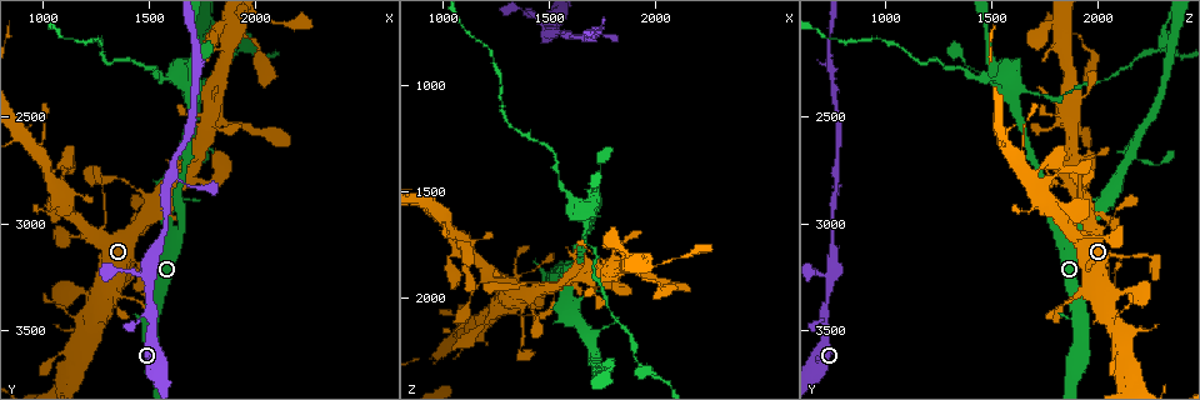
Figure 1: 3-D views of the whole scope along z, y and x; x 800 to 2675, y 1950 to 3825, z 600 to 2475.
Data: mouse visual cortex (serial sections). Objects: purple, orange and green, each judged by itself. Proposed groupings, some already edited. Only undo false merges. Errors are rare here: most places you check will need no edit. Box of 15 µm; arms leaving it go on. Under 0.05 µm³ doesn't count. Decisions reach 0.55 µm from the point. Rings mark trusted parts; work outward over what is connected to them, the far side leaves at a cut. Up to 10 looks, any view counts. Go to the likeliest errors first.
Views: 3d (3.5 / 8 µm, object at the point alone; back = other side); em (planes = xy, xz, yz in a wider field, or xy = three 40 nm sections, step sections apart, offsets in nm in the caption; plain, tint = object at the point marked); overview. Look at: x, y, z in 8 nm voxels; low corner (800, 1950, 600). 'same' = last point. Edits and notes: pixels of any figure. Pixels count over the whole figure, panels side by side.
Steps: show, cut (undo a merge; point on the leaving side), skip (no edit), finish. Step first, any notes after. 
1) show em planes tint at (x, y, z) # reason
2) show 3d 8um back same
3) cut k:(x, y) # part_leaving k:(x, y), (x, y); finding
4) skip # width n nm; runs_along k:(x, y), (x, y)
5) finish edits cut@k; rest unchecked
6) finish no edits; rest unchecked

show 3d 8um at (1660, 2240, 1580) # sharp bend

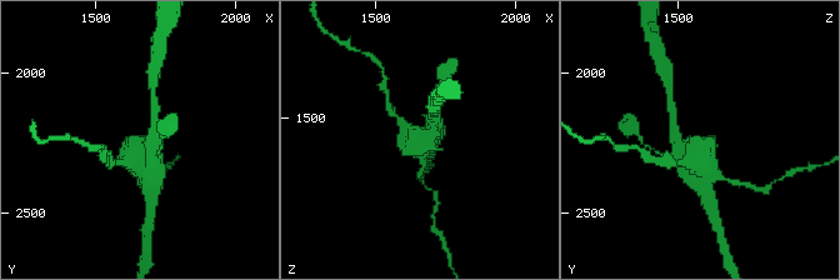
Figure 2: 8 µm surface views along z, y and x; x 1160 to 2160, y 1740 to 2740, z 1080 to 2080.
show 3d 3.5um at (1650, 2250, 1570) # closer look

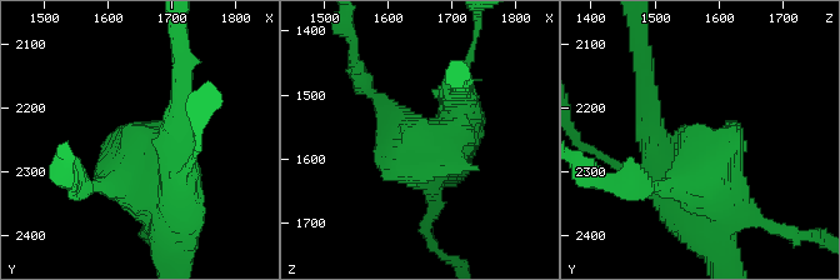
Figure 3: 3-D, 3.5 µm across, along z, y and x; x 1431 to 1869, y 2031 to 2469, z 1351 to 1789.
show em planes tint at (1645, 2255, 1570)

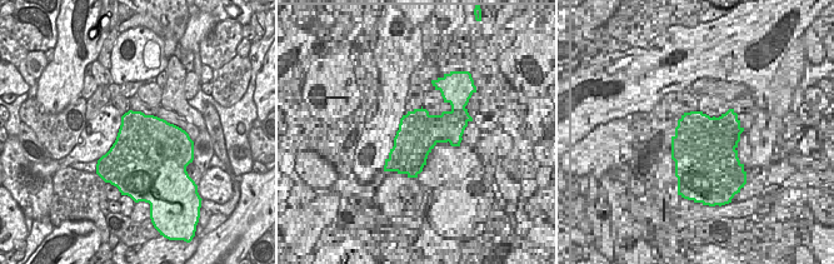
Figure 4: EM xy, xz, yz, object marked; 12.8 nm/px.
cut 3:(725, 193) # two cells meet here

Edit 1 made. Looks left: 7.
show overview # see it whole again

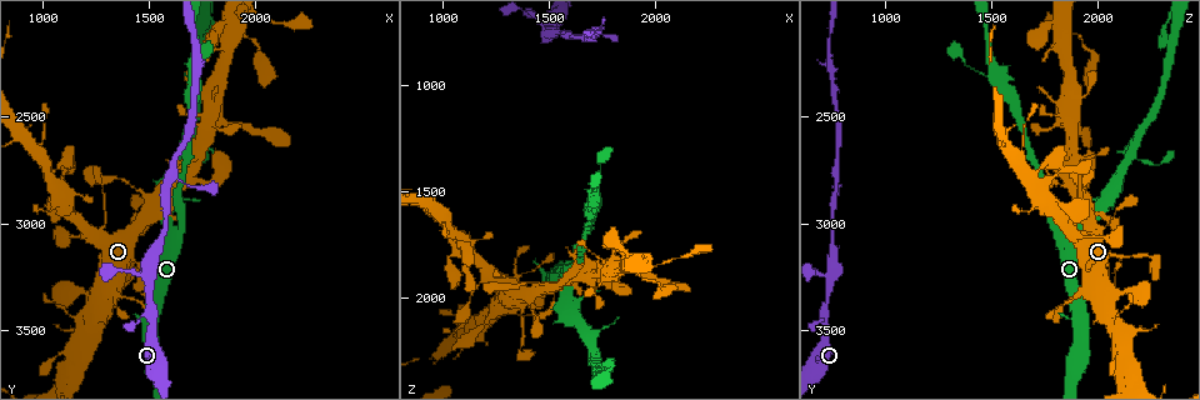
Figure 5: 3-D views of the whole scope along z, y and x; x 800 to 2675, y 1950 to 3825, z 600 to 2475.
show 3d 3.5um back at (1300, 2950, 1900)

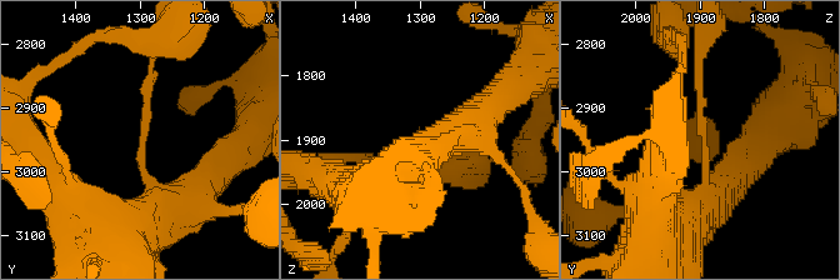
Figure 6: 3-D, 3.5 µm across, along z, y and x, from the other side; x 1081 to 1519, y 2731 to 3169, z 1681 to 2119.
show em xy step 1 tint at (1300, 2950, 1895) # arm_widths 150, 350 nm

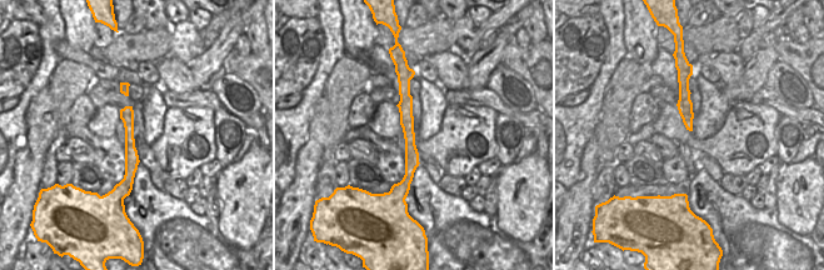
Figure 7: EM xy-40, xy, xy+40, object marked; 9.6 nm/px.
skip # runs_along 6:(695, 215), (704, 193), (698, 58); all the same cell

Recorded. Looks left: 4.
show 3d 8um at (1540, 3110, 760) # sudden change in width

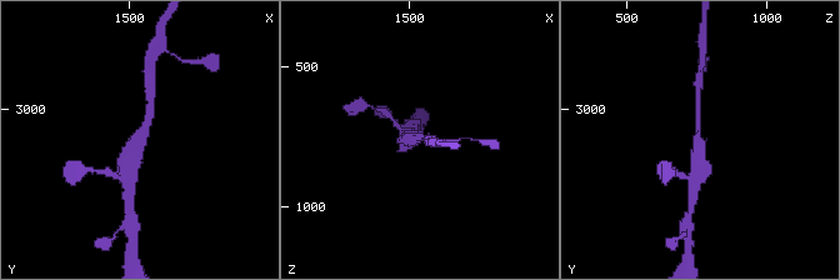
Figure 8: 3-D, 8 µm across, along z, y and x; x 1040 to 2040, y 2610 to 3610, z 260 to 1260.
show em planes tint at (1530, 3120, 760) # arm_widths 200, 500 nm; now the EM

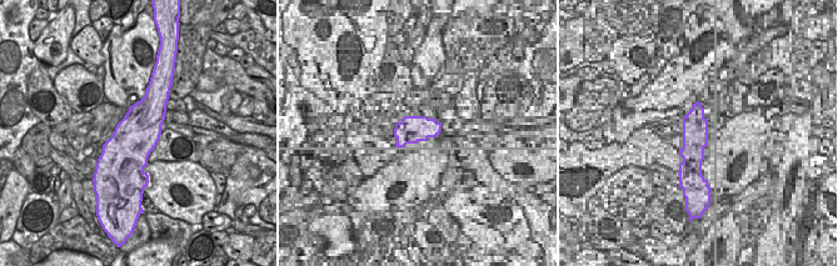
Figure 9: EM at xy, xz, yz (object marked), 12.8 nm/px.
skip # runs_along 8:(128, 176), (151, 110); continuous, no second cell

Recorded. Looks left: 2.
show 3d 3.5um at (1600, 2780, 770) # calibre changes

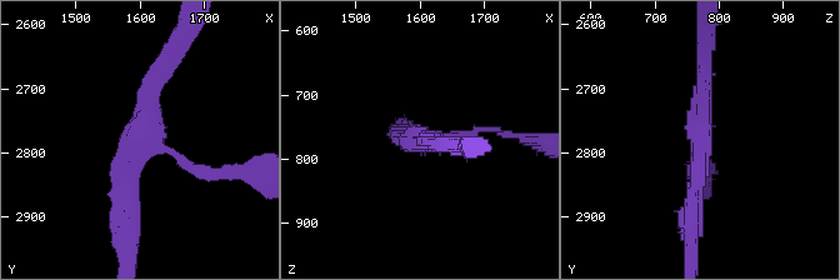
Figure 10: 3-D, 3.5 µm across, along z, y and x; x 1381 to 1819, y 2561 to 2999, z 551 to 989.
skip # arm_widths 100, 250, 250 nm; runs_along 10:(125, 216), (129, 151), (168, 60); all the same cell

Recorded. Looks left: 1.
finish edits cut@3; rest unchecked

